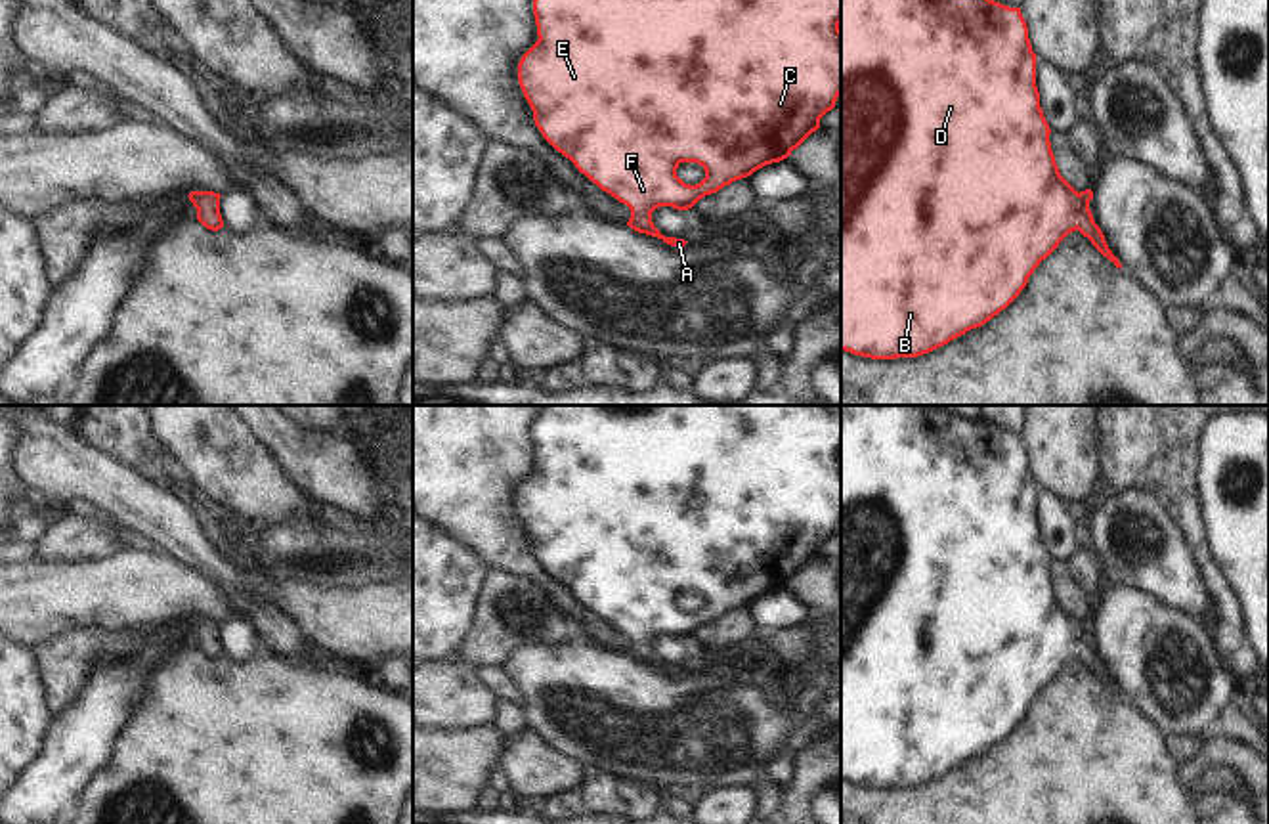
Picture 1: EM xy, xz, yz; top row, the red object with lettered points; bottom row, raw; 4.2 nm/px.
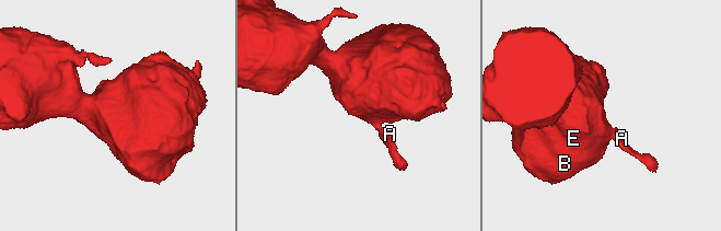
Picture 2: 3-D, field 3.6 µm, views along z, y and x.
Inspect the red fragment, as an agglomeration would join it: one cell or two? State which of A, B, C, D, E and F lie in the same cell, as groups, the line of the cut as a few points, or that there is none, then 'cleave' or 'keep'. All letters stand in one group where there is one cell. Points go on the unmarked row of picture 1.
groups A B C D E F; cut none; keep

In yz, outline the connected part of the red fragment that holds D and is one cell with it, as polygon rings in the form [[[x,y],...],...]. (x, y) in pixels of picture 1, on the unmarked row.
[[[841,405],[841,778],[871,788],[917,786],[982,755],[1021,723],[1040,690],[1076,658],[1122,698],[1089,639],[1093,619],[1078,621],[1059,600],[1040,535],[1036,488],[1021,436],[984,423],[956,423],[933,405]]]

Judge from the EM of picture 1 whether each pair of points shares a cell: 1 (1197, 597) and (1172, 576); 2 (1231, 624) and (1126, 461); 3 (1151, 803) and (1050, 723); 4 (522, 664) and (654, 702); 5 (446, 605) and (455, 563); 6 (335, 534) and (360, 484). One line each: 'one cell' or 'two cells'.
1: one cell
2: one cell
3: one cell
4: one cell
5: one cell
6: two cells

